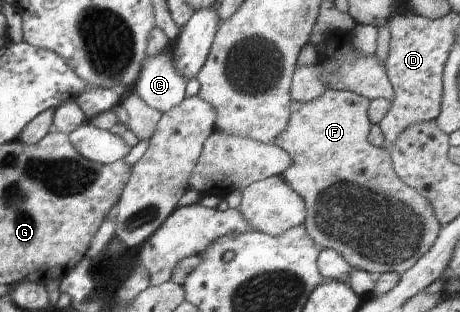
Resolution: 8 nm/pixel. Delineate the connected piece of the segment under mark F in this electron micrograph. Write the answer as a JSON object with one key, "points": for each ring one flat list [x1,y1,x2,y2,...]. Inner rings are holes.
{"points":[[330,88,312,102,291,101,288,126,275,139,275,144,292,157,292,164,281,176,303,198,306,214,303,225,319,248,334,249,356,269,401,275,414,266,434,244,441,224,432,203,398,178,390,152,384,147,375,147,368,140,368,131,372,126,368,107,367,98,352,91]]}

